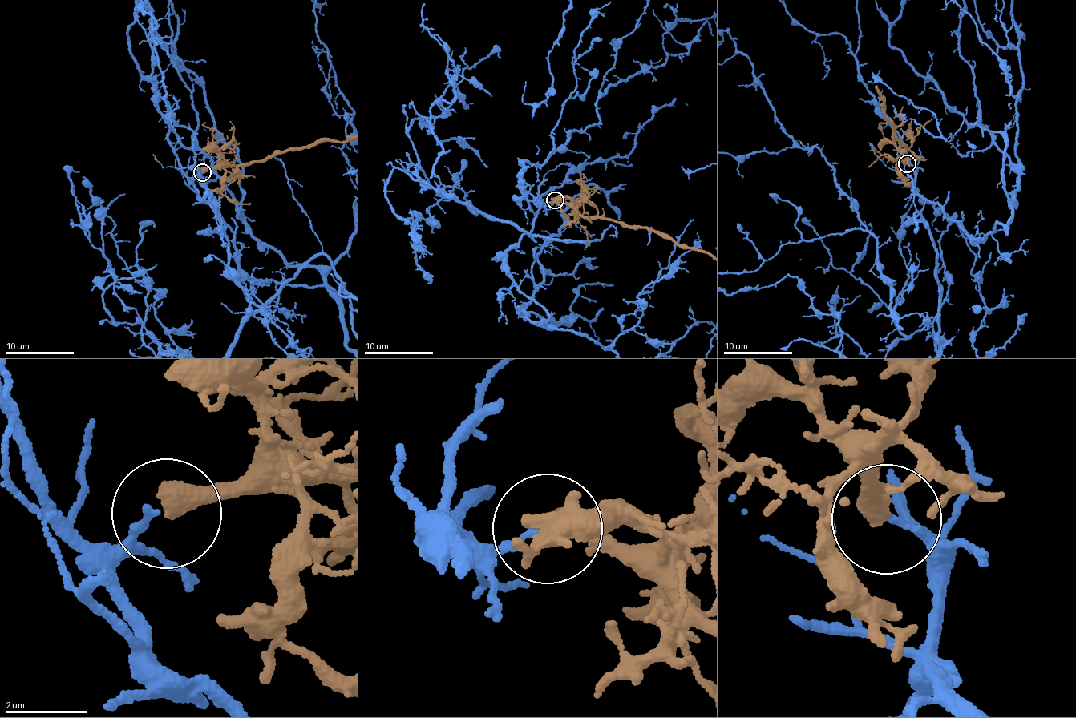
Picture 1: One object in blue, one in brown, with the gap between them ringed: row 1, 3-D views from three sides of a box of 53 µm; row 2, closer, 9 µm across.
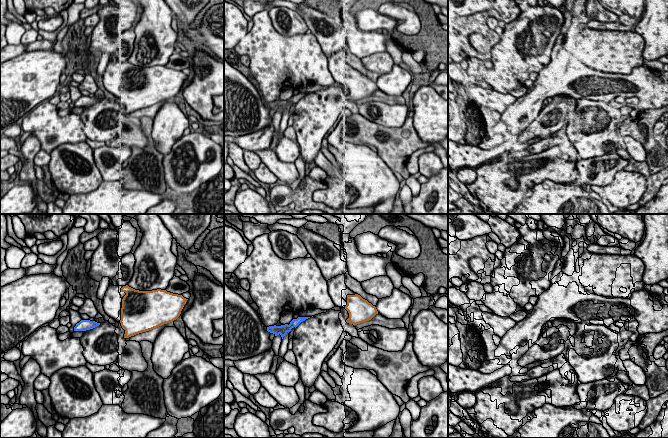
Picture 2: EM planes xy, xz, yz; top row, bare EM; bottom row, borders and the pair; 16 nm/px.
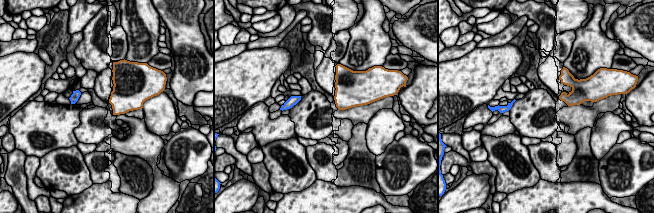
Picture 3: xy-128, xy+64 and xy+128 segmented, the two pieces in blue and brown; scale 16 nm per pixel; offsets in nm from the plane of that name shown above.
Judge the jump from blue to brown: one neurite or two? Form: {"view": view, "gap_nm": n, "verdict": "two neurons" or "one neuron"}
{"view": "xy", "gap_nm": 340, "verdict": "two neurons"}

